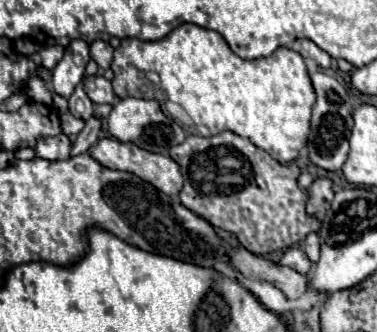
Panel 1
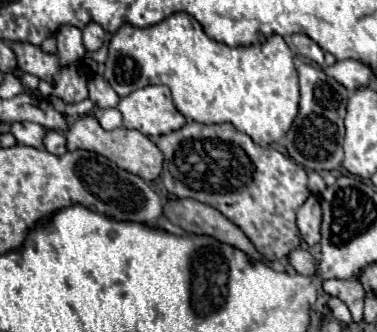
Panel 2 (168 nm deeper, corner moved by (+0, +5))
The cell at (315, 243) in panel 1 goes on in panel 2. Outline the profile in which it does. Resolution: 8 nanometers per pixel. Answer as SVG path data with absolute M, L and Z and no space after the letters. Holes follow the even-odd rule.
M310 194L308 200L300 206L296 212L296 222L302 240L308 246L318 244L320 240L320 222L322 222L322 210L320 210L320 200L316 194Z

